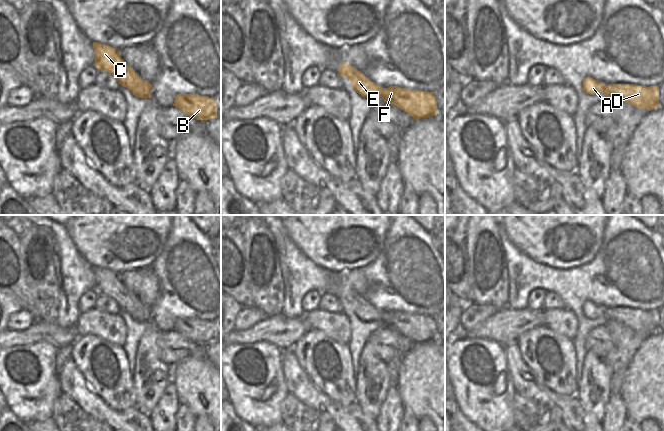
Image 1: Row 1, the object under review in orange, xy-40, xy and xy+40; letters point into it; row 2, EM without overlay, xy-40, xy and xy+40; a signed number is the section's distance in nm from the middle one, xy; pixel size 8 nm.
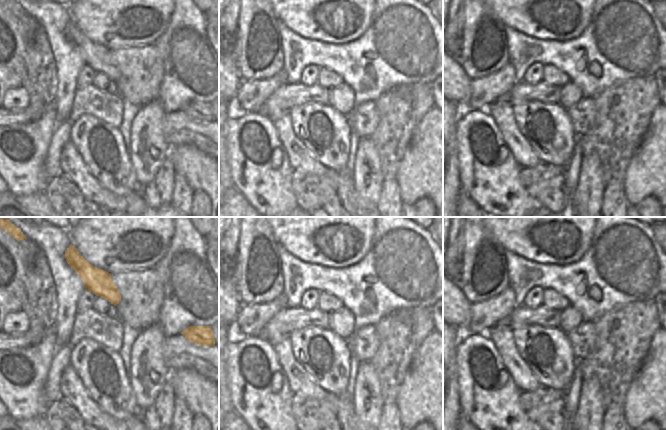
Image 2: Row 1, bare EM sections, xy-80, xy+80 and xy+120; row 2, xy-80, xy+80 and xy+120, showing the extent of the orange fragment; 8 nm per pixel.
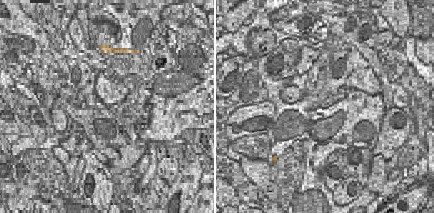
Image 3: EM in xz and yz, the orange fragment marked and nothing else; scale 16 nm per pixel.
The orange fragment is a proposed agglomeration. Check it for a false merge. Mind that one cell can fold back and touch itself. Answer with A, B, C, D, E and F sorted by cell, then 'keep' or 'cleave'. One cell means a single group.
groups A B C D E F; keep

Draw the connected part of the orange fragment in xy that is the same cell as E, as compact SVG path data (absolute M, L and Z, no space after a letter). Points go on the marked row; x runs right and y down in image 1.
M346 62L339 67L337 75L346 76L360 96L364 98L378 98L381 96L385 102L394 104L415 120L428 118L437 114L435 92L410 90L398 86L382 88Z

